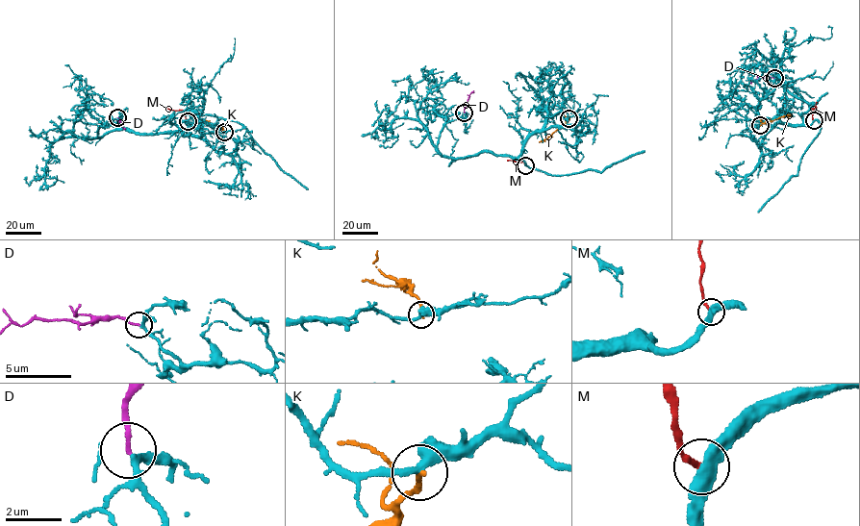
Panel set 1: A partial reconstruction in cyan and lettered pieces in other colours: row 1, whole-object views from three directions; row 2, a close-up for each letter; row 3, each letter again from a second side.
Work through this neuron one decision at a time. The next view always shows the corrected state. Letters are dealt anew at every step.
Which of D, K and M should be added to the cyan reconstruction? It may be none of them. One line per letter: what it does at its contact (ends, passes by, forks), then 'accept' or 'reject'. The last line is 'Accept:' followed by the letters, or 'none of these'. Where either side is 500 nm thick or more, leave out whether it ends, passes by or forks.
D: it ends; accept
K: it ends; reject
M: it ends; reject
Accept: D

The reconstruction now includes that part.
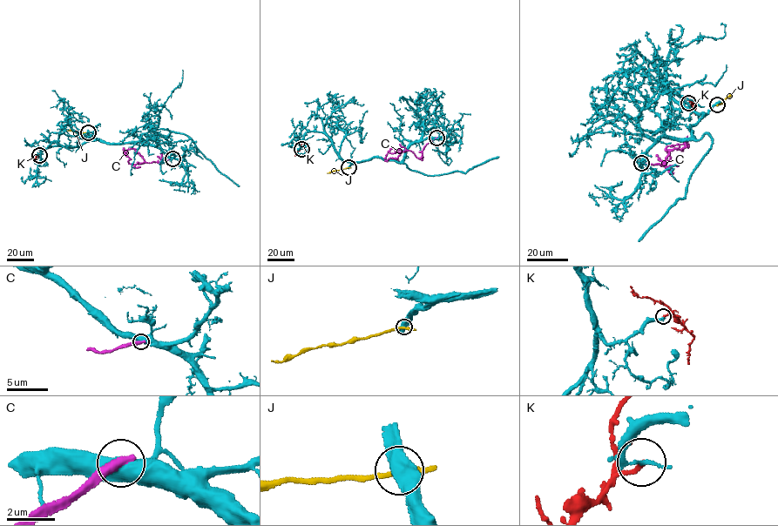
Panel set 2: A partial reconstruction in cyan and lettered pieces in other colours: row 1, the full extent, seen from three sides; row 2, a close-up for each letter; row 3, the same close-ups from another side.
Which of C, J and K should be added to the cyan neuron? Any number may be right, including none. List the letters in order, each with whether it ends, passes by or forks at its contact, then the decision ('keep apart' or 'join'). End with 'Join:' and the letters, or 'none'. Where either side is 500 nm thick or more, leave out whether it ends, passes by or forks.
C: keep apart
J: keep apart
K: it ends | keep apart
Join: none

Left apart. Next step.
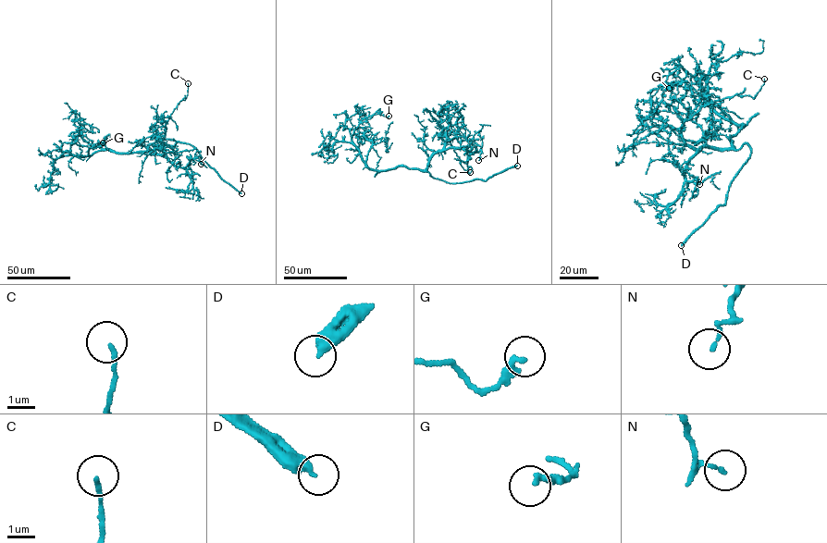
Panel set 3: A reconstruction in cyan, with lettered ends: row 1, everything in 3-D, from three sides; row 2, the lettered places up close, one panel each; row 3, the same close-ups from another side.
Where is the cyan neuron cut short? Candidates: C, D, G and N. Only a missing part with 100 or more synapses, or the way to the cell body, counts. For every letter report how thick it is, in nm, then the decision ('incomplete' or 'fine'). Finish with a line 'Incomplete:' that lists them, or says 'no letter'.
C: calibre 140 nm; fine
D: calibre 320 nm; incomplete
G: calibre 240 nm; fine
N: calibre 130 nm; fine
Incomplete: D

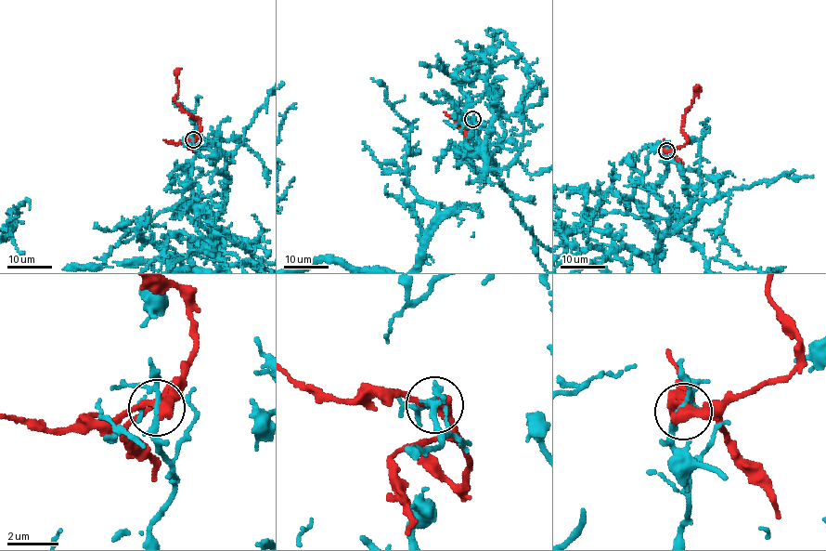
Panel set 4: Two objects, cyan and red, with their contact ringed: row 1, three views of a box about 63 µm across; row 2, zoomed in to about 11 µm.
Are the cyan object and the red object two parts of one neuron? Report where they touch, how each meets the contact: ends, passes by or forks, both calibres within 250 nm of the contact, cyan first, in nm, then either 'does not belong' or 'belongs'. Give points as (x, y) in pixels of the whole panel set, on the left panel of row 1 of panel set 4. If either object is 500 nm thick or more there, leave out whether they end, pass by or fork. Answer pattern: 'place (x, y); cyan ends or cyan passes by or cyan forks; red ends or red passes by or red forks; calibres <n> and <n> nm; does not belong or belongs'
place (193, 139); cyan forks; red passes by; calibres 140 and 360 nm; does not belong

